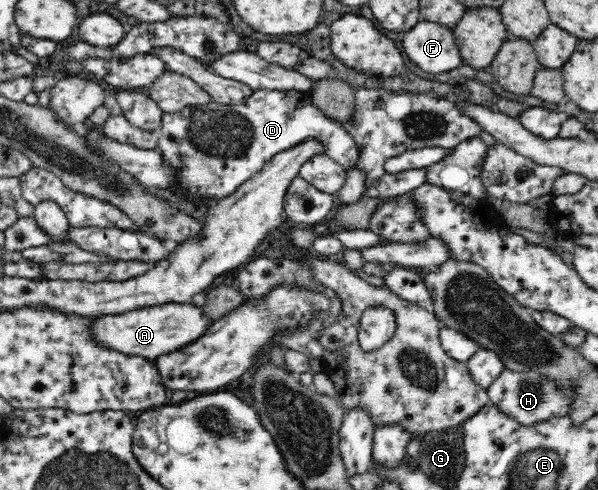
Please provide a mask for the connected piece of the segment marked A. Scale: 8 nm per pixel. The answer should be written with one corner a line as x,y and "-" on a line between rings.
165,303
144,306
123,314
97,316
91,325
95,341
102,346
124,353
155,361
162,355
182,351
205,335
214,323
202,307
190,303

